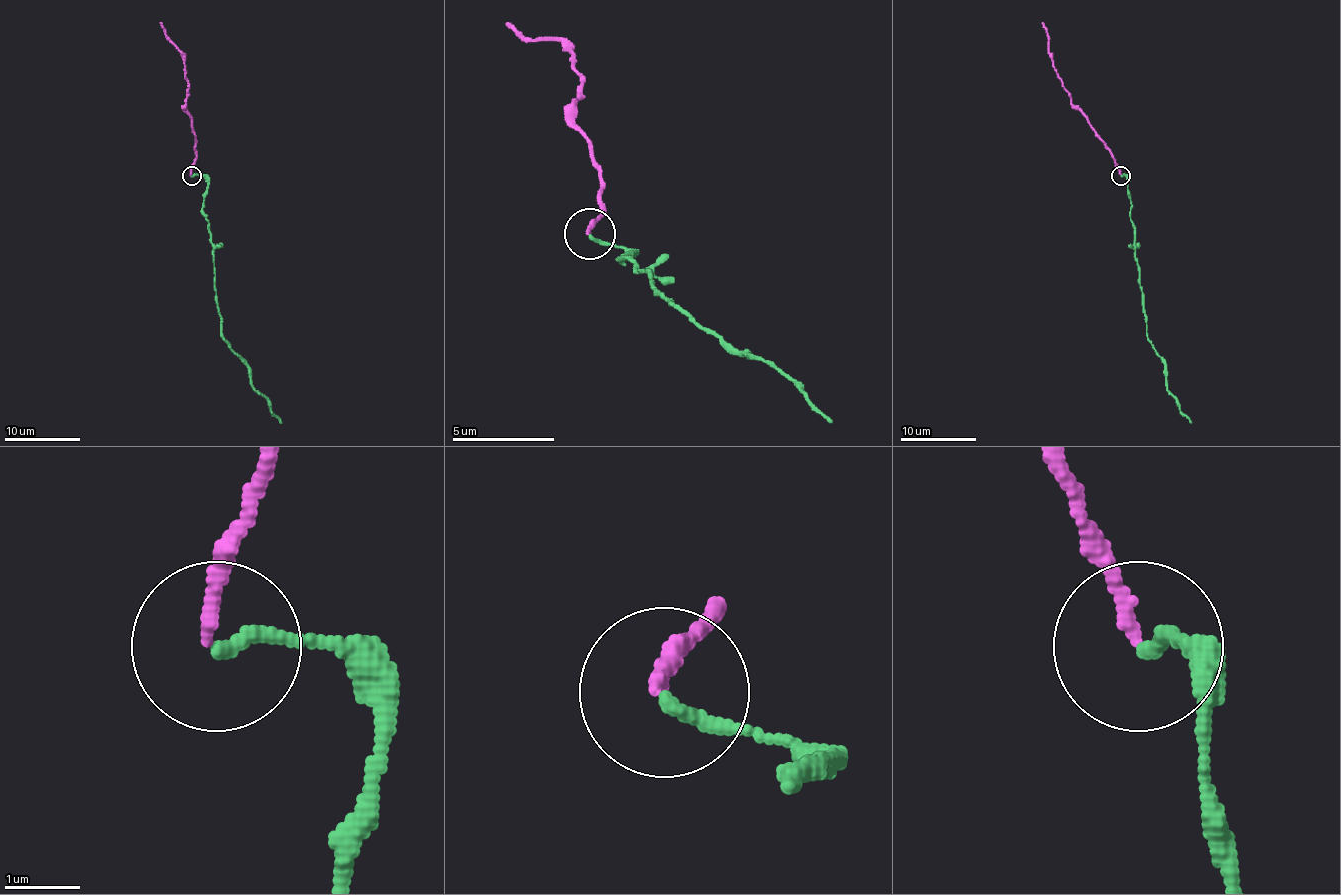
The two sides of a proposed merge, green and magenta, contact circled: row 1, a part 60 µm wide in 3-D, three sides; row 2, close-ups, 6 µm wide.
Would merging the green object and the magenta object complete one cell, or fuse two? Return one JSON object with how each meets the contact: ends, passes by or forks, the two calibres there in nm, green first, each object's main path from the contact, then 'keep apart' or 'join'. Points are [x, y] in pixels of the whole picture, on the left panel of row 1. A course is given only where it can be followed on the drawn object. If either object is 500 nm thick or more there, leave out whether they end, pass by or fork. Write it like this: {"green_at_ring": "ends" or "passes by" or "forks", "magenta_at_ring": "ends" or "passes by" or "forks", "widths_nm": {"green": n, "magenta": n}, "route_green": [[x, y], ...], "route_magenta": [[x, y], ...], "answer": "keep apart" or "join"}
{"green_at_ring": "ends", "magenta_at_ring": "ends", "widths_nm": {"green": 200, "magenta": 160}, "route_green": [[191, 175], [202, 175], [208, 183], [202, 213], [213, 247], [221, 337], [246, 365], [249, 382], [282, 422]], "route_magenta": [[191, 175], [196, 152], [192, 118], [187, 105], [189, 88], [185, 55], [160, 23]], "answer": "join"}

